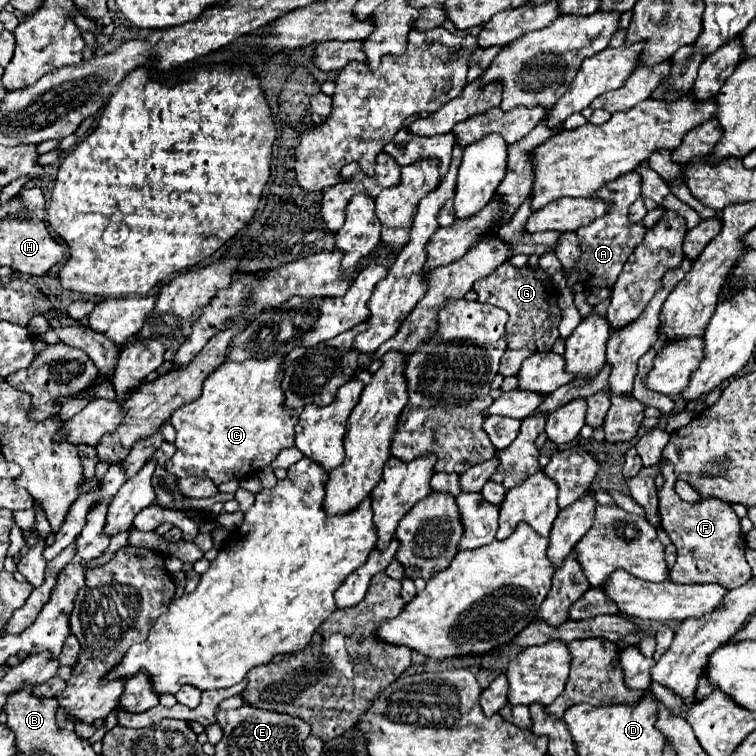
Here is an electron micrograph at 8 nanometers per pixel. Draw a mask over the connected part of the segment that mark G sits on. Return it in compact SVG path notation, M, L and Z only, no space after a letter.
M504 262L492 276L486 276L484 280L478 280L474 284L474 290L478 292L478 300L504 308L510 314L510 320L506 324L506 352L500 362L500 374L514 376L520 372L520 364L538 352L552 350L554 340L558 338L558 324L560 324L560 308L556 304L558 292L552 286L552 280L546 272L532 270L530 266L516 268L510 262Z

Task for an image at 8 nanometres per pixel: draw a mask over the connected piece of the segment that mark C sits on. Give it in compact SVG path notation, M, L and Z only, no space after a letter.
M268 358L268 360L246 360L246 362L224 362L218 370L214 370L204 380L204 390L198 400L184 404L178 408L170 422L176 428L176 452L166 462L166 470L184 476L200 476L210 478L214 484L222 484L228 480L242 480L244 476L258 472L278 456L280 450L292 448L294 442L294 426L298 424L298 410L284 408L284 390L280 388L280 380L284 376L282 368L284 358Z

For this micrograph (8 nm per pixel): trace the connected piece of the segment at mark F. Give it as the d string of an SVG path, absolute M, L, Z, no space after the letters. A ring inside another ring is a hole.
M662 458L662 476L664 488L658 492L660 498L660 518L662 528L668 532L672 544L678 550L674 568L670 570L670 580L678 584L696 584L696 582L716 582L728 590L742 586L752 578L752 568L746 562L746 538L740 530L740 518L732 510L732 504L724 500L702 498L700 502L684 502L674 492L674 468Z

